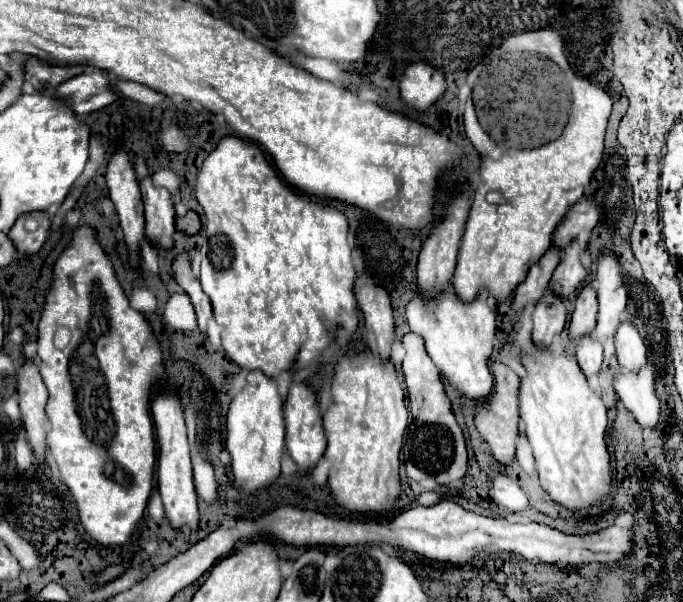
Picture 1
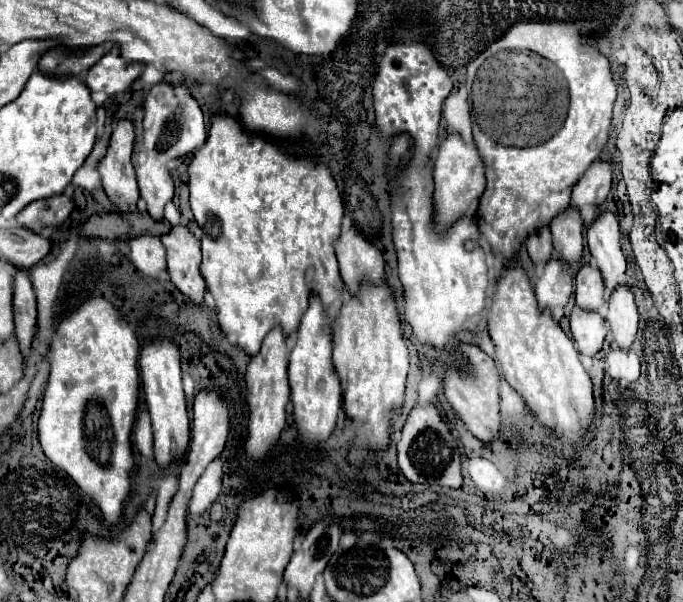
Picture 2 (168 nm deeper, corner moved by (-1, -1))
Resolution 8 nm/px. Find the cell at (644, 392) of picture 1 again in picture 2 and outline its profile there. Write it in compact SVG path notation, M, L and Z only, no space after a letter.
M611 343L611 351L607 355L607 371L613 379L617 379L623 385L635 381L641 373L641 363L637 353L633 349L623 349Z

